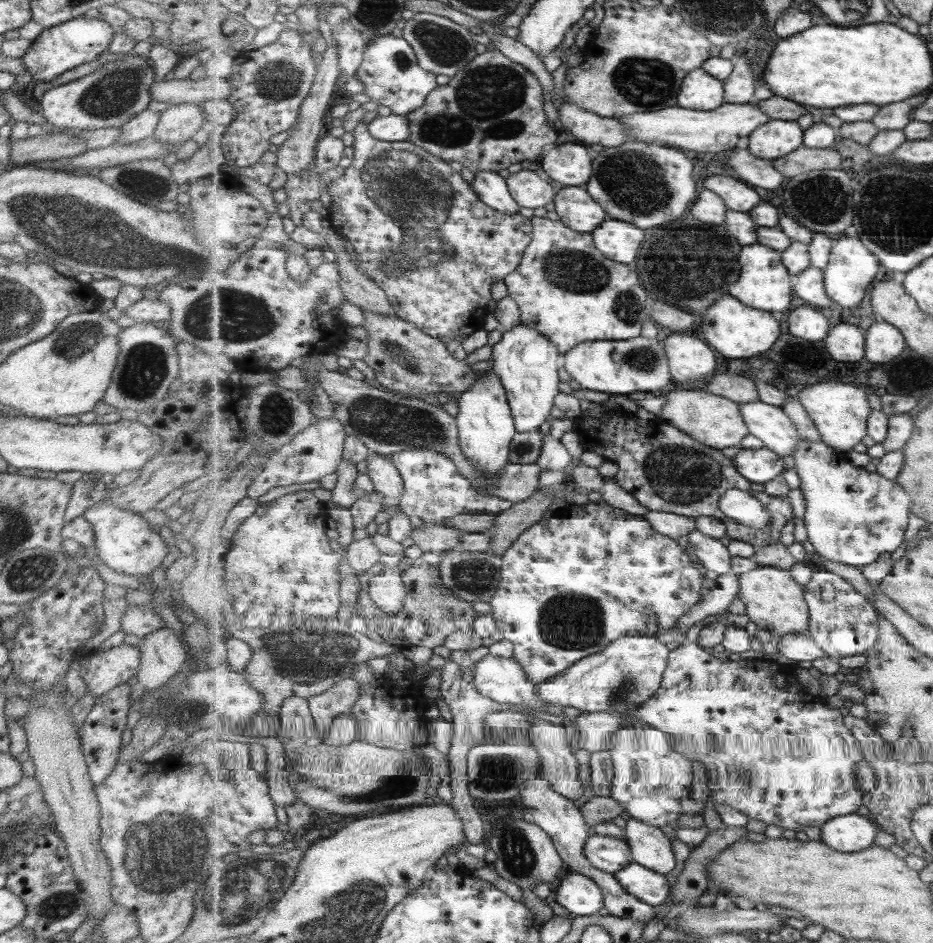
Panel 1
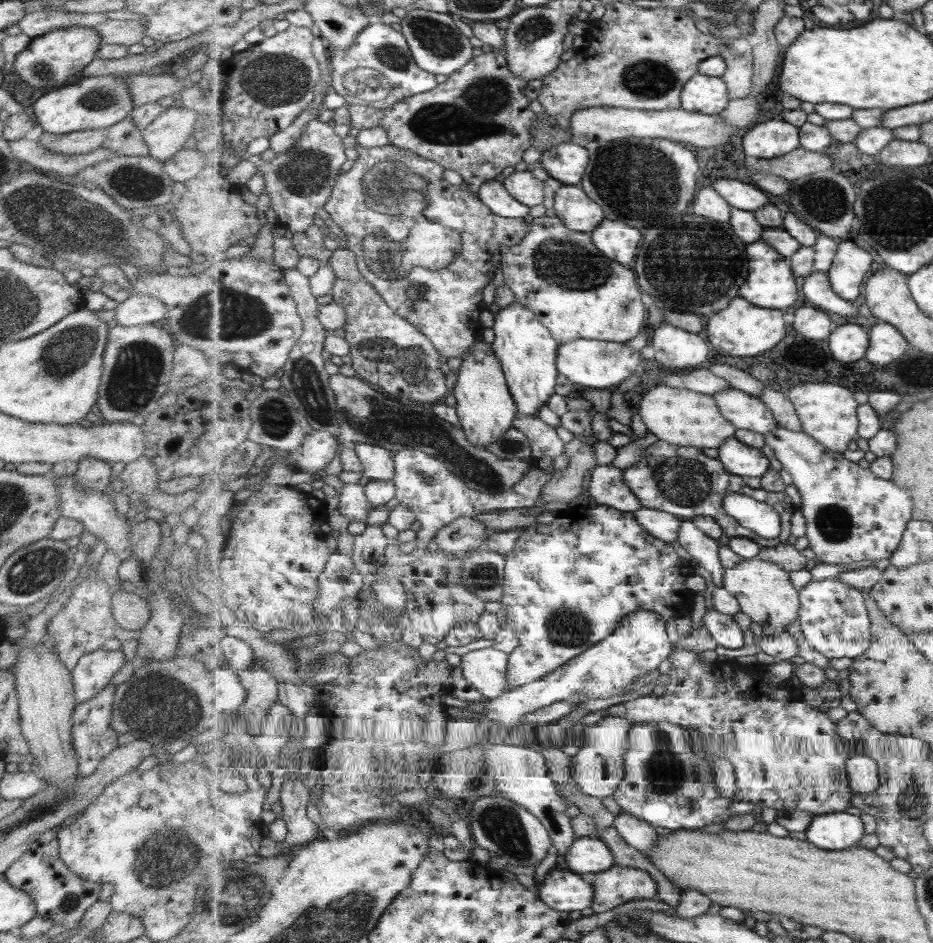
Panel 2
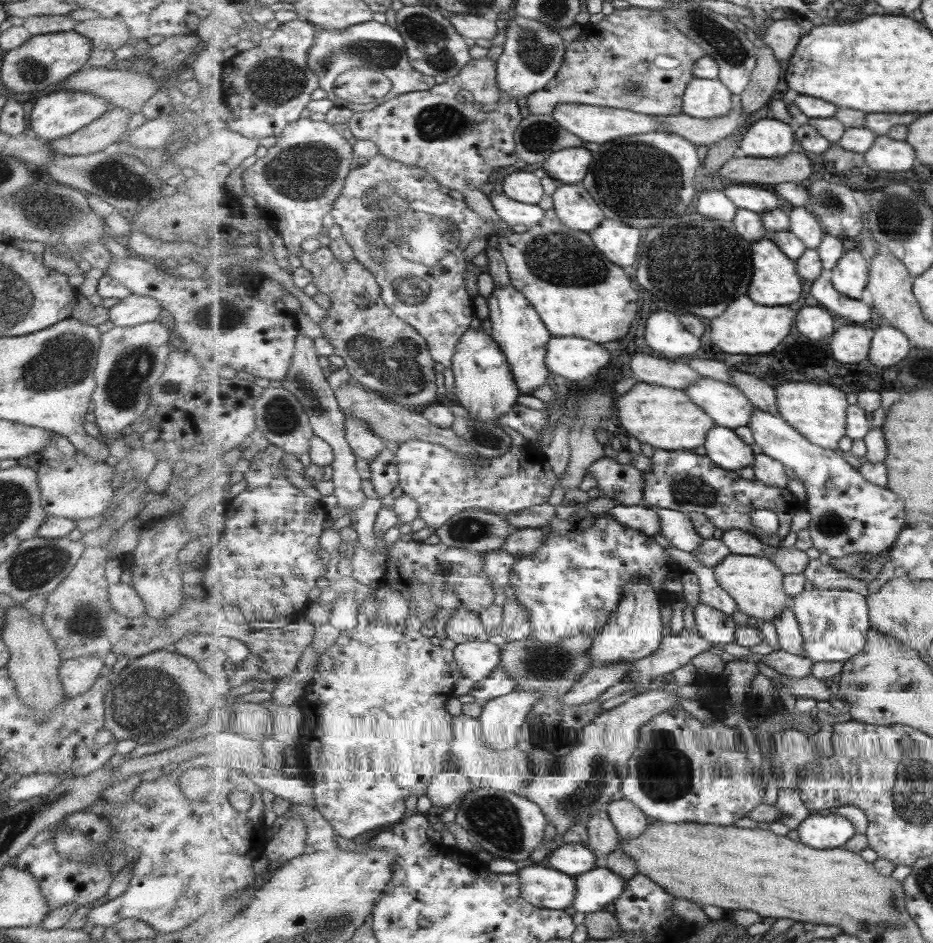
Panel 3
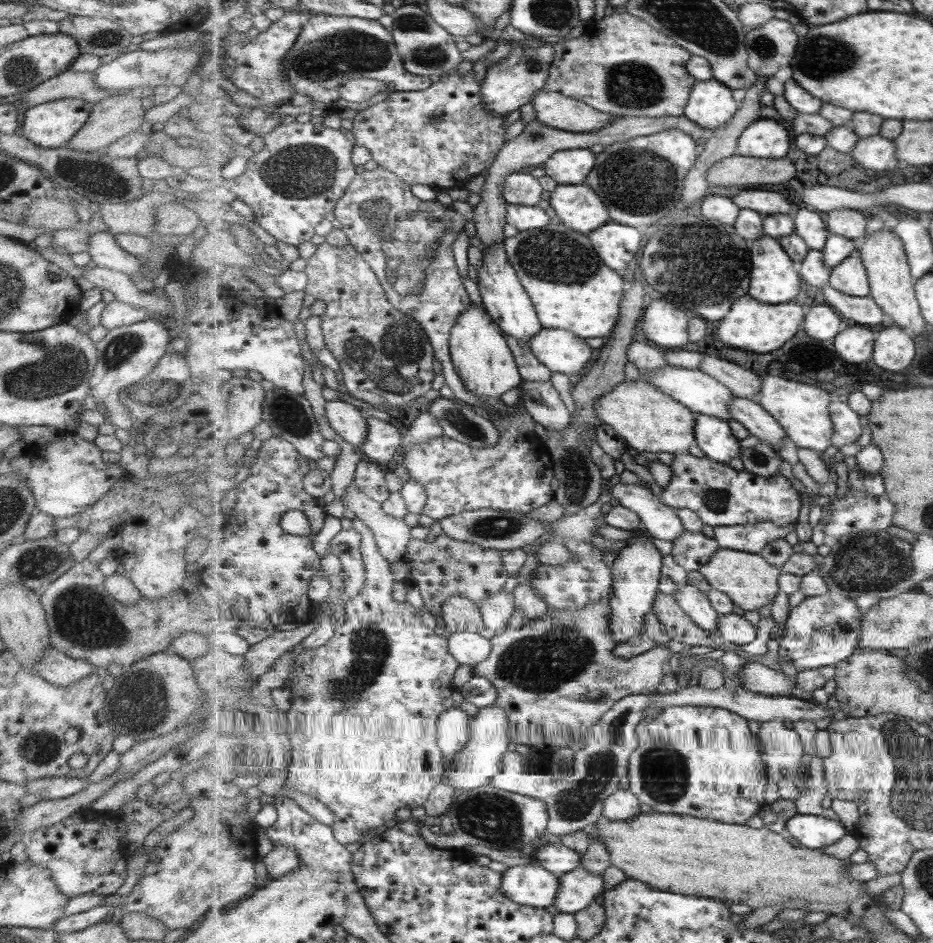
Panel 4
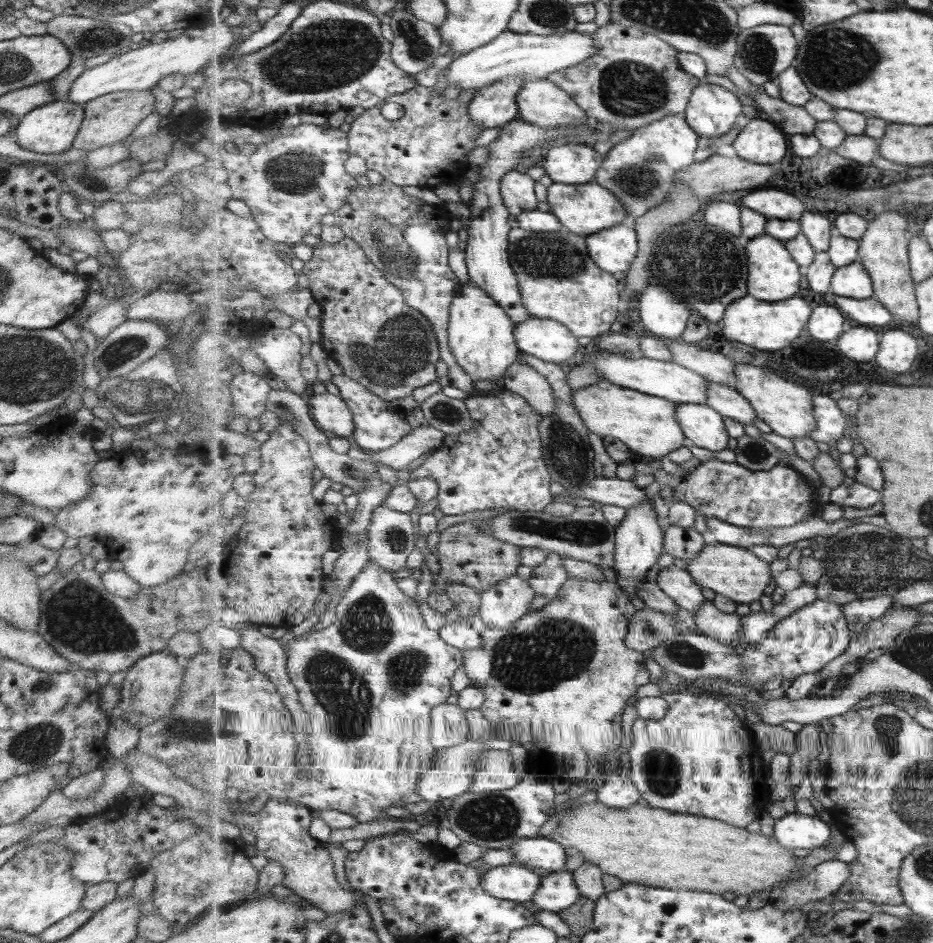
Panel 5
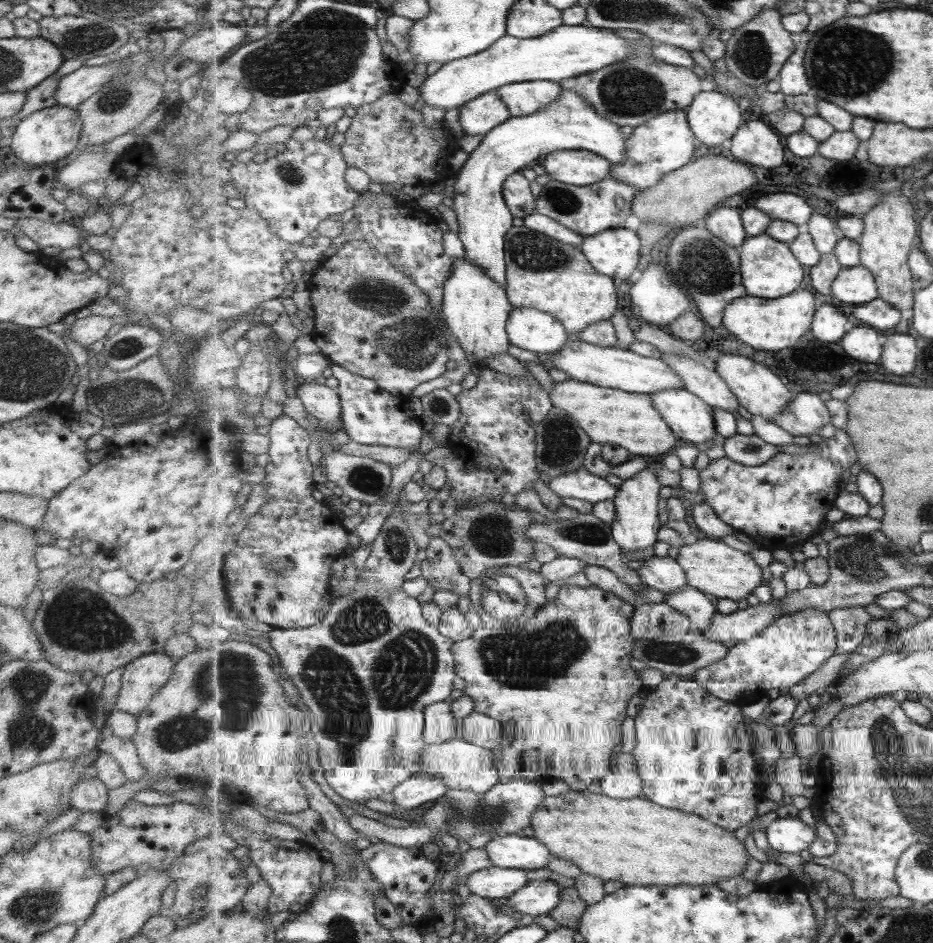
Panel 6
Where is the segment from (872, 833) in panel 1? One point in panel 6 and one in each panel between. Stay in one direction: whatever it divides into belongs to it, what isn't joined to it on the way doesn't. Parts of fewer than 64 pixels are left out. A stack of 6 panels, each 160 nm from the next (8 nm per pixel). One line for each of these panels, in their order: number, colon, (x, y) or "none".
2: (838, 831)
3: (830, 831)
4: (815, 832)
5: (793, 831)
6: (791, 835)

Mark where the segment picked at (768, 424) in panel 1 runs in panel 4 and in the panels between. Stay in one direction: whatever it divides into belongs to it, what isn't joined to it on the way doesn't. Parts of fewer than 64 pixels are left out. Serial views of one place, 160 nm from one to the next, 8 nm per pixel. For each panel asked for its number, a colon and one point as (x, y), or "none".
2: (744, 411)
3: (725, 403)
4: (703, 394)

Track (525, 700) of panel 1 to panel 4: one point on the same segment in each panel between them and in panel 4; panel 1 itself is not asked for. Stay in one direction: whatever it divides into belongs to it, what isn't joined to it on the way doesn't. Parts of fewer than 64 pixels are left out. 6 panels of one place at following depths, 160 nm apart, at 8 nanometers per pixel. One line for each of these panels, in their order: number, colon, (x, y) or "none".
2: (487, 670)
3: (477, 660)
4: (471, 649)

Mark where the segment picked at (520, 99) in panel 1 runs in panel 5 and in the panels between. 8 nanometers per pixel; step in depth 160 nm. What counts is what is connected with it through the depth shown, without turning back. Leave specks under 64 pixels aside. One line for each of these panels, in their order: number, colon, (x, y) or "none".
2: (477, 123)
3: (460, 131)
4: (440, 137)
5: (428, 147)

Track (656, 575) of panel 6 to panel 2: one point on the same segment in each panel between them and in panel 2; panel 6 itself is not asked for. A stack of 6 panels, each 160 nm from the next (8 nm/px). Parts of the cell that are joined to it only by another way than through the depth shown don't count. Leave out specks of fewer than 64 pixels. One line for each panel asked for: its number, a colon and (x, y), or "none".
2: (723, 628)
3: (714, 625)
4: (697, 604)
5: (678, 583)

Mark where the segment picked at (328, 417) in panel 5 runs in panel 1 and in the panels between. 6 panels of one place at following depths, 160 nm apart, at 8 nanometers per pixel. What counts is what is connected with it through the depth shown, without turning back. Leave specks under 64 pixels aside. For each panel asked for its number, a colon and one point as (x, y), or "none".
1: (385, 474)
2: (379, 464)
3: (366, 443)
4: (347, 421)

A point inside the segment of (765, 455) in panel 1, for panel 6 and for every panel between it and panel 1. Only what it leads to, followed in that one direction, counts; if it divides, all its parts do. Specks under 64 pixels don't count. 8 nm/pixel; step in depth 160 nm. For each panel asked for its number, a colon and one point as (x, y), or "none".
2: (739, 459)
3: (724, 446)
4: (714, 436)
5: (702, 424)
6: (690, 417)

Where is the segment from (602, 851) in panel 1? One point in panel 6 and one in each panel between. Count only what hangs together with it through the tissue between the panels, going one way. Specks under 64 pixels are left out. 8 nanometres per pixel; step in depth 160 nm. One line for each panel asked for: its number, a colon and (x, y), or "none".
2: (587, 855)
3: (574, 859)
4: (555, 857)
5: (540, 852)
6: (510, 851)

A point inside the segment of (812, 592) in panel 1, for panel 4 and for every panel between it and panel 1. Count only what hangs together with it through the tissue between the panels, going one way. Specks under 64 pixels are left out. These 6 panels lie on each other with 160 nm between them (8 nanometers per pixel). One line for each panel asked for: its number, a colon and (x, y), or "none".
2: (834, 618)
3: (835, 623)
4: (821, 631)

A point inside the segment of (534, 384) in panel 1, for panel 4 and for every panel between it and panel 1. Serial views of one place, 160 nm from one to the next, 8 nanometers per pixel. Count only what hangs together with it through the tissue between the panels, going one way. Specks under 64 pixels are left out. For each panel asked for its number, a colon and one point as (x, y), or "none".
2: (528, 351)
3: (516, 325)
4: (505, 298)

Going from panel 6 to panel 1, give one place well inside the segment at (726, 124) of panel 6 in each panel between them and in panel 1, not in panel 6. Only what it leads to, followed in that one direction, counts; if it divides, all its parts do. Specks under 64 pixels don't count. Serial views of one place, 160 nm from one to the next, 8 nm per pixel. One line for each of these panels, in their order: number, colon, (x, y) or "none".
1: (700, 91)
2: (708, 95)
3: (706, 99)
4: (712, 105)
5: (712, 112)

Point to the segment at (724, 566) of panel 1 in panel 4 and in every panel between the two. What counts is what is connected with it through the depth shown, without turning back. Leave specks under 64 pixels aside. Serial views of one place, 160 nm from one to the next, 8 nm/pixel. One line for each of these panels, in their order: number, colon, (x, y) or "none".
2: (702, 548)
3: (676, 526)
4: (662, 522)

